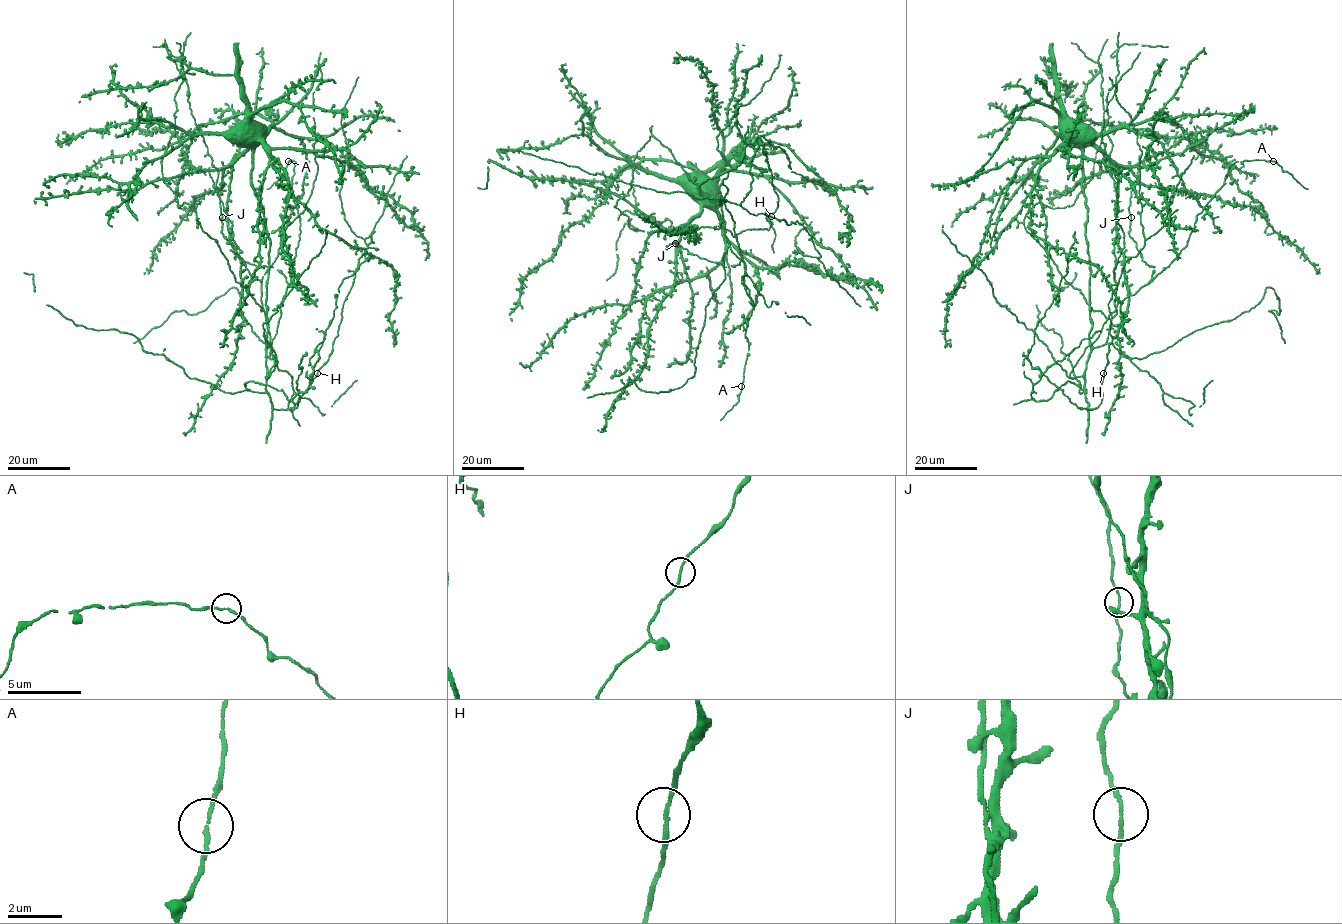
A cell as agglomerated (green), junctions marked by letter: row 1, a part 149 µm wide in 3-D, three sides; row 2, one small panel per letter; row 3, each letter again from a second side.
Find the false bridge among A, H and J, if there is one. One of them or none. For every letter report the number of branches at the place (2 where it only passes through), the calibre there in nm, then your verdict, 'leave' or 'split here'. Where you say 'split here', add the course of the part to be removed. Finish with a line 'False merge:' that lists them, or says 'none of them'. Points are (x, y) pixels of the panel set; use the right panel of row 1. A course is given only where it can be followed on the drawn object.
A: 2 | 130 nm | leave
H: 2 | 140 nm | leave
J: 2 | 130 nm | leave
False merge: none of them

